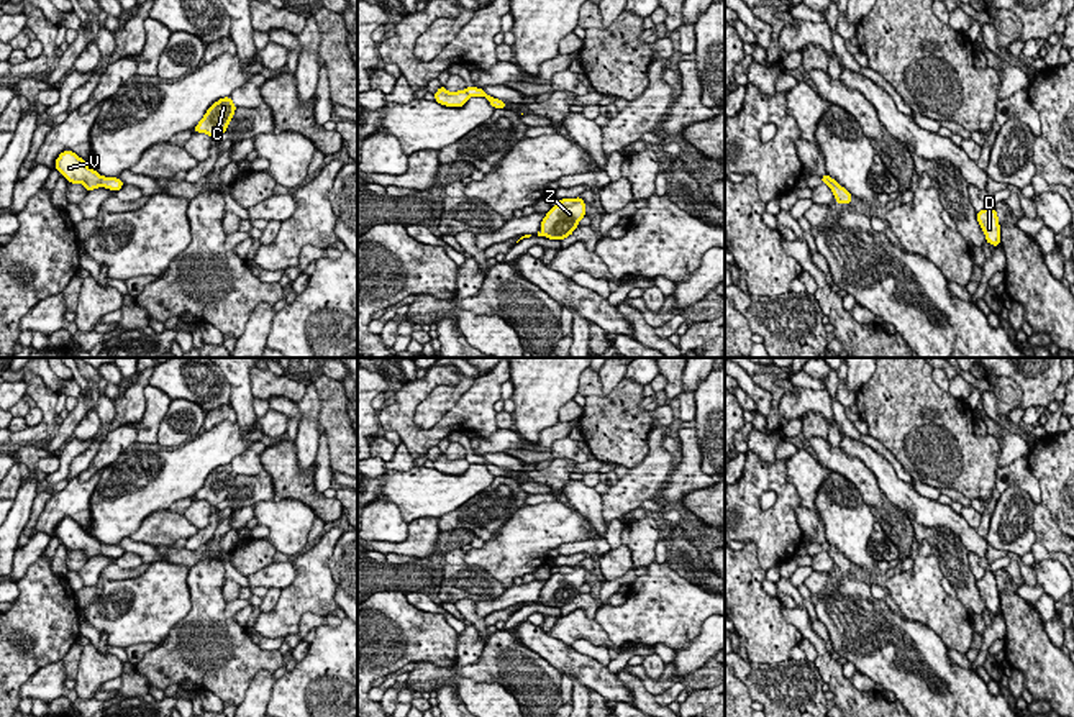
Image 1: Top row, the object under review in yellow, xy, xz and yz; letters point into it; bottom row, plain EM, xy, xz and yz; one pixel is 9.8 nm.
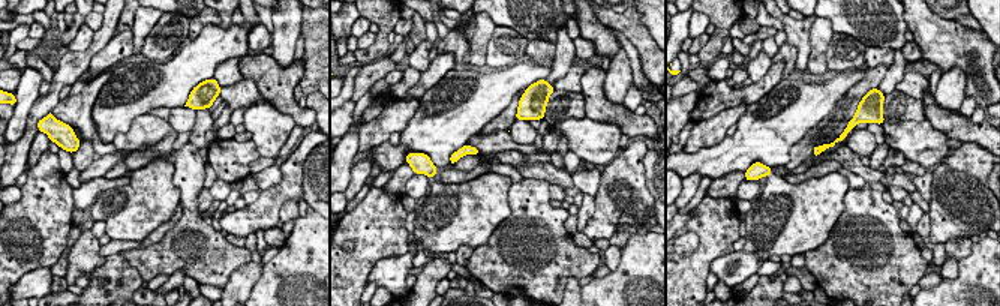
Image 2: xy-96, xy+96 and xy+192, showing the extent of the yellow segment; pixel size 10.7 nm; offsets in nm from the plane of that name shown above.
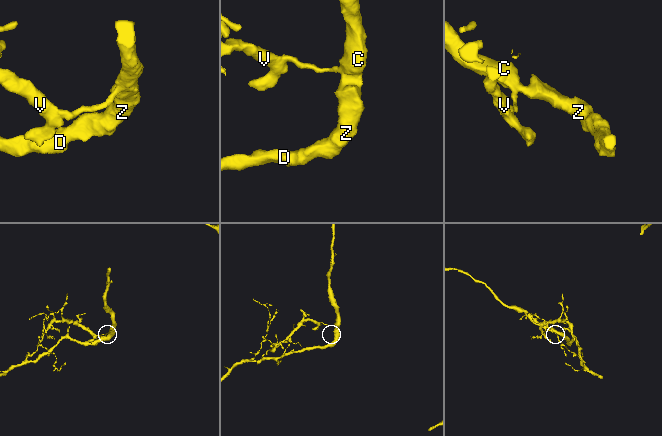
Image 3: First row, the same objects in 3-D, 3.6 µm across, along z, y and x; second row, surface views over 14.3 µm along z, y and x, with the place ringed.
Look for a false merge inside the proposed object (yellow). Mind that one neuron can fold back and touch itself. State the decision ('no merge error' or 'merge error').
merge error

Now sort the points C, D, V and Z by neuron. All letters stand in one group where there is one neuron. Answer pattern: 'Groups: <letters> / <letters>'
Groups: C D Z / V

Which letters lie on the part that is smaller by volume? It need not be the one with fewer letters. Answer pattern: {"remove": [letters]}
{"remove": ["V"]}

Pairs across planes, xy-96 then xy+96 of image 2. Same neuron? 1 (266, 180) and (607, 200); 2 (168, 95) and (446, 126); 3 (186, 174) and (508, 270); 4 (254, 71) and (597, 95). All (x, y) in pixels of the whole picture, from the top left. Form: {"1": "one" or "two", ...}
{"1": "two", "2": "one", "3": "one", "4": "one"}

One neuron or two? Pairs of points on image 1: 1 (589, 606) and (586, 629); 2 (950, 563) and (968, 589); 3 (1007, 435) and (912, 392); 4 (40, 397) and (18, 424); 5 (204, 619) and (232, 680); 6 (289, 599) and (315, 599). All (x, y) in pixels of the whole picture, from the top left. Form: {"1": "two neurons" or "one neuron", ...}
{"1": "two neurons", "2": "one neuron", "3": "two neurons", "4": "two neurons", "5": "one neuron", "6": "one neuron"}

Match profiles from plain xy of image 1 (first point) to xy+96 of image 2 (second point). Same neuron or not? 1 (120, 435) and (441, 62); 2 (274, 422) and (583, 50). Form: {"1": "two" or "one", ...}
{"1": "one", "2": "one"}

